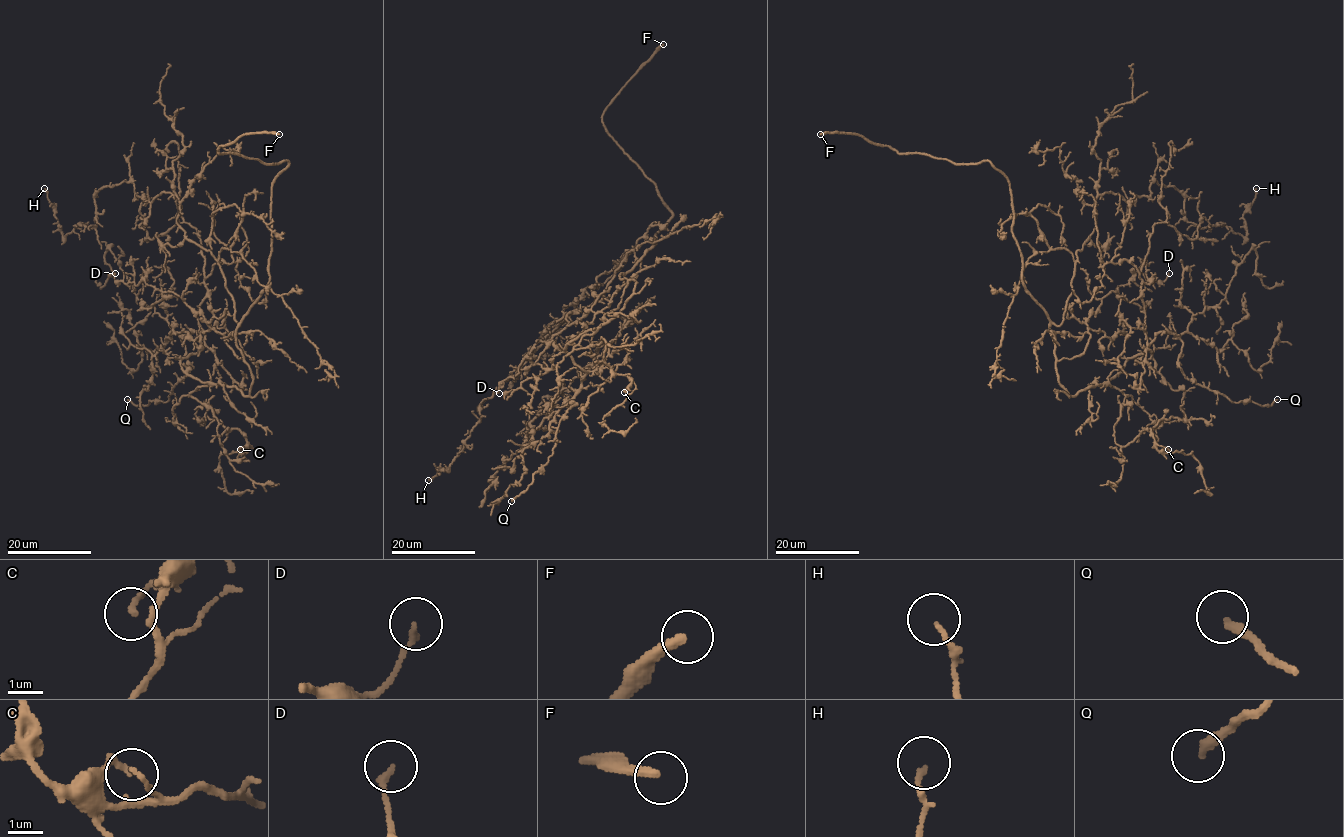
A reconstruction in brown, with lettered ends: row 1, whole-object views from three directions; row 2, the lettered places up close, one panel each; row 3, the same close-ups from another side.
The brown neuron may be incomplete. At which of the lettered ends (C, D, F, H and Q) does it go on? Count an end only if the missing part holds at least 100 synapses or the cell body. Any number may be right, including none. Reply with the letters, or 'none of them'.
F

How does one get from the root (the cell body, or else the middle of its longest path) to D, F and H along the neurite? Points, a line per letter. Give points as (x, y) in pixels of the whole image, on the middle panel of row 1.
D: (619, 276), (627, 284), (615, 310), (591, 310), (550, 340), (539, 341), (499, 393)
F: (619, 276), (655, 244), (655, 235), (672, 213), (657, 187), (608, 132), (603, 113), (663, 44)
H: (619, 276), (612, 296), (562, 319), (519, 375), (478, 407), (465, 446), (428, 480)

